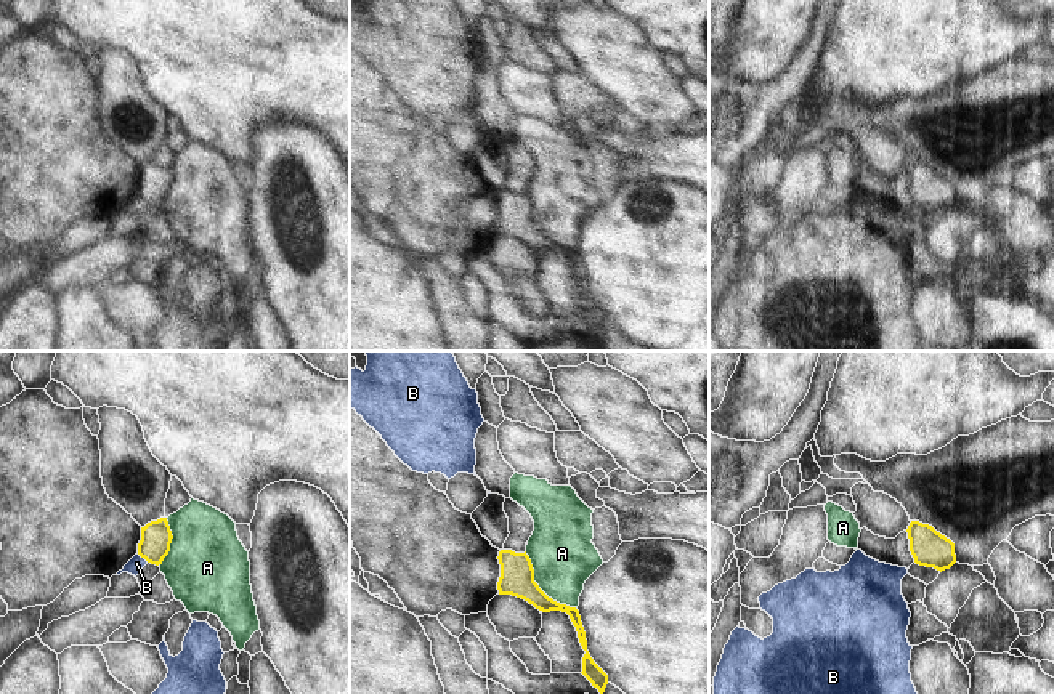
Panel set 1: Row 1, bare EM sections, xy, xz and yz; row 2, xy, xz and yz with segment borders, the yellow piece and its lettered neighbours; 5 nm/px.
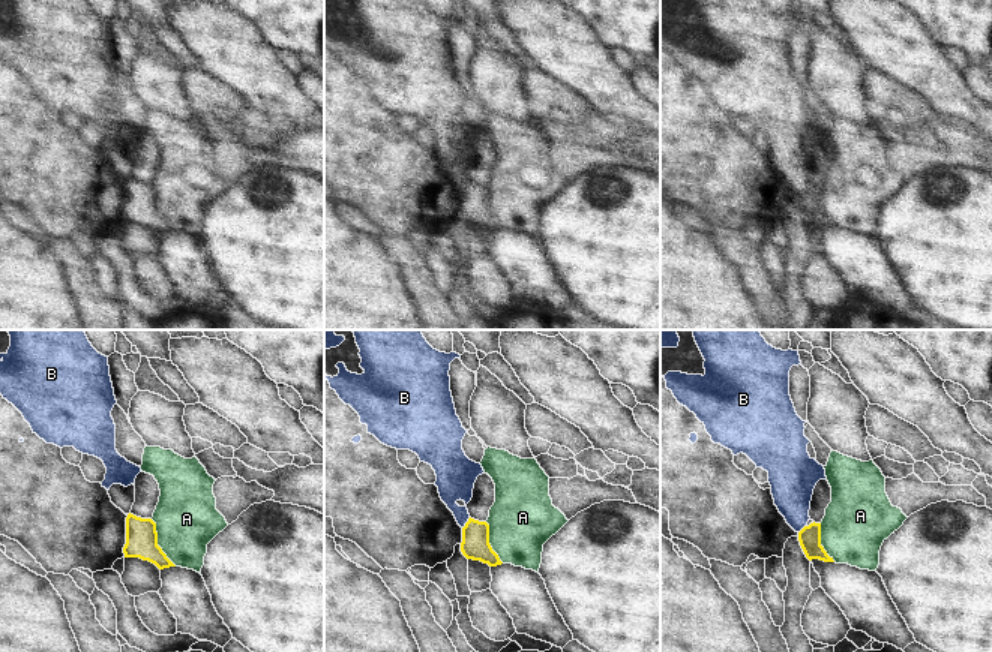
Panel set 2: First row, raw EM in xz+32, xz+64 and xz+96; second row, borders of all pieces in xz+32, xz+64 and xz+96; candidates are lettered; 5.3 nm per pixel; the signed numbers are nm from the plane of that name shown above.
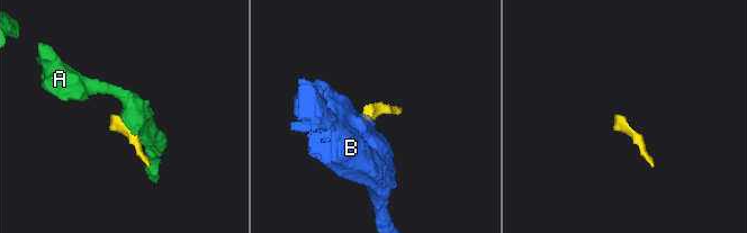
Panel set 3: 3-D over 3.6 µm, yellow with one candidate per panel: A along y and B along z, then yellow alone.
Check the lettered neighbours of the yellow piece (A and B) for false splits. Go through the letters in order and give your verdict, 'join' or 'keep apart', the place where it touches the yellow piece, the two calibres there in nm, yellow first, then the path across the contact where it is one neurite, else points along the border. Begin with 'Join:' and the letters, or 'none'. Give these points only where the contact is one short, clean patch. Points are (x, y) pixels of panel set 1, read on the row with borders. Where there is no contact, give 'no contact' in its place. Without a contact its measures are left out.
Join: none
A: keep apart; meets yellow in xz at (539, 589); 180 nm thick on the yellow side, 320 nm on the other; border along xz (525, 552), (533, 569), (533, 581), (549, 597), (576, 609)
B: keep apart; meets yellow in xy at (143, 556); 160 nm thick on the yellow side, 80 nm on the other; border along xy (138, 553), (148, 561)

